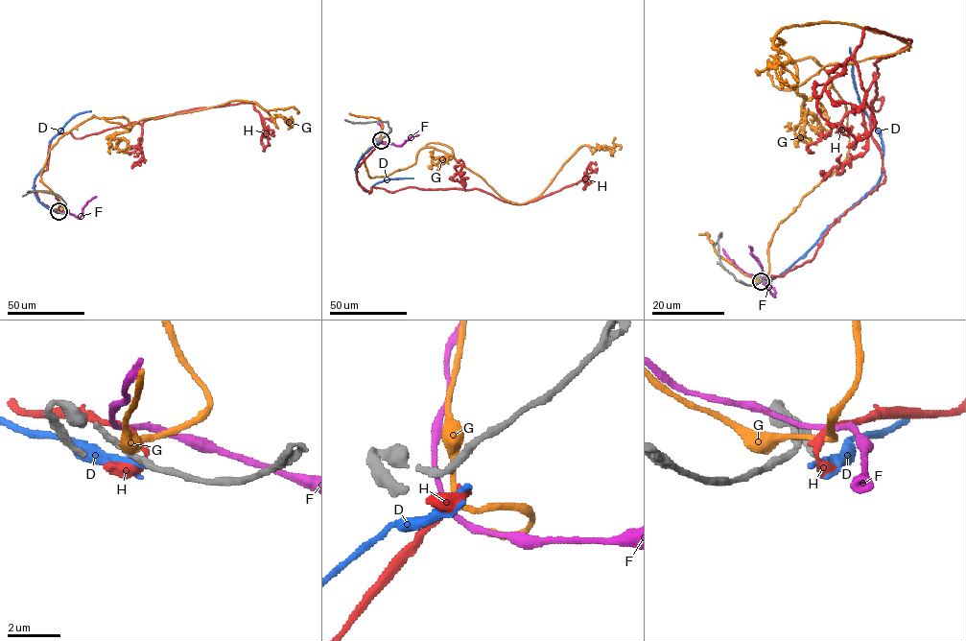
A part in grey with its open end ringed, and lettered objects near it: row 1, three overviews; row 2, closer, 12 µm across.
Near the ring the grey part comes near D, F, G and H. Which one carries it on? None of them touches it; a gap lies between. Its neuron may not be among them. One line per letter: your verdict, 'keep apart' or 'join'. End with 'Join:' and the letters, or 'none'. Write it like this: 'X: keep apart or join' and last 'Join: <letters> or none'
D: keep apart
F: keep apart
G: keep apart
H: join
Join: H

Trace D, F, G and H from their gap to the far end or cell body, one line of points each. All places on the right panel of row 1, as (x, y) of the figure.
D: (763, 283), (780, 275), (872, 188), (881, 175), (881, 133), (860, 103), (850, 47)
F: (762, 278), (768, 279), (774, 295), (764, 282), (762, 265), (748, 247)
G: (761, 279), (849, 146), (829, 74), (778, 63), (798, 85), (910, 46), (785, 26), (789, 59), (755, 72)
H: (763, 280), (809, 262), (883, 182), (875, 63), (911, 40), (864, 28), (855, 58), (874, 127), (845, 128)

